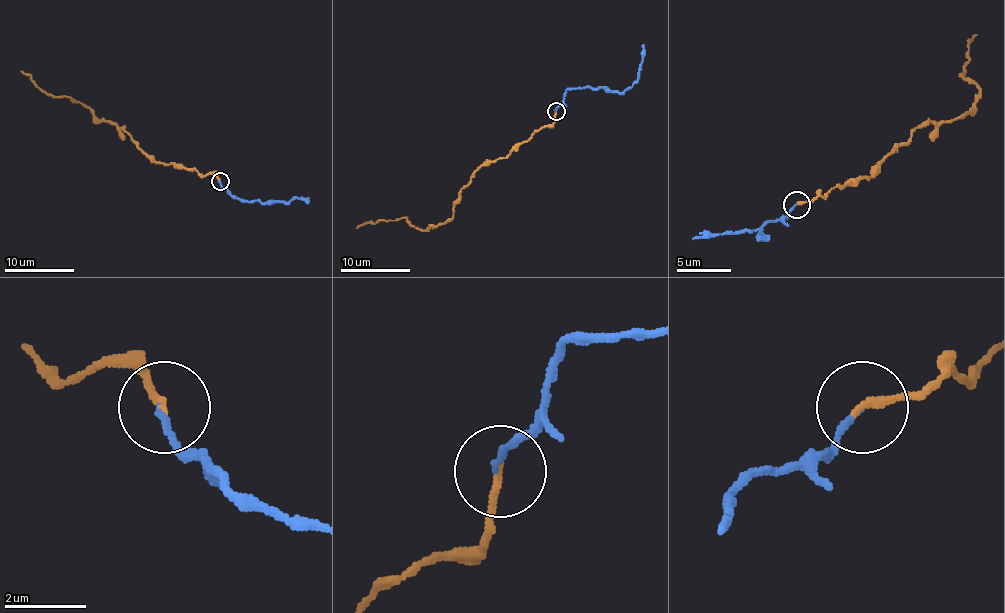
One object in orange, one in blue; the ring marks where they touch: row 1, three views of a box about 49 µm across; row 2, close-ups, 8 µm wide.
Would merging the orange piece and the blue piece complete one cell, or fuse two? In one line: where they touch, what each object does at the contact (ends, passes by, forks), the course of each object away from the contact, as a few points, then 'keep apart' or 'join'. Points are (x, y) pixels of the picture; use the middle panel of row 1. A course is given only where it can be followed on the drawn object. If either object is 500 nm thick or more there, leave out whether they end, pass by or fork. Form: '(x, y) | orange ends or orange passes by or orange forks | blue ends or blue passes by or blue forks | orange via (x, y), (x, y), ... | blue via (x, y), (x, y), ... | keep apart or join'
(556, 111) | orange ends | blue ends | orange via (556, 111), (551, 125), (485, 161), (454, 215), (436, 226), (417, 229), (405, 217), (356, 228) | blue via (554, 111), (568, 88), (607, 87), (619, 92), (628, 90), (638, 78), (641, 45) | join

